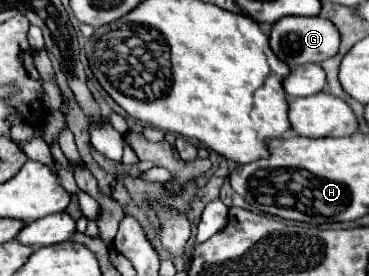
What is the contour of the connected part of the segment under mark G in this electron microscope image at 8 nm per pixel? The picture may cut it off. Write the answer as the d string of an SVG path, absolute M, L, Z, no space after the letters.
M283 17L273 23L269 33L271 51L285 61L287 65L303 65L303 63L321 63L333 57L339 49L339 35L337 29L323 17Z

